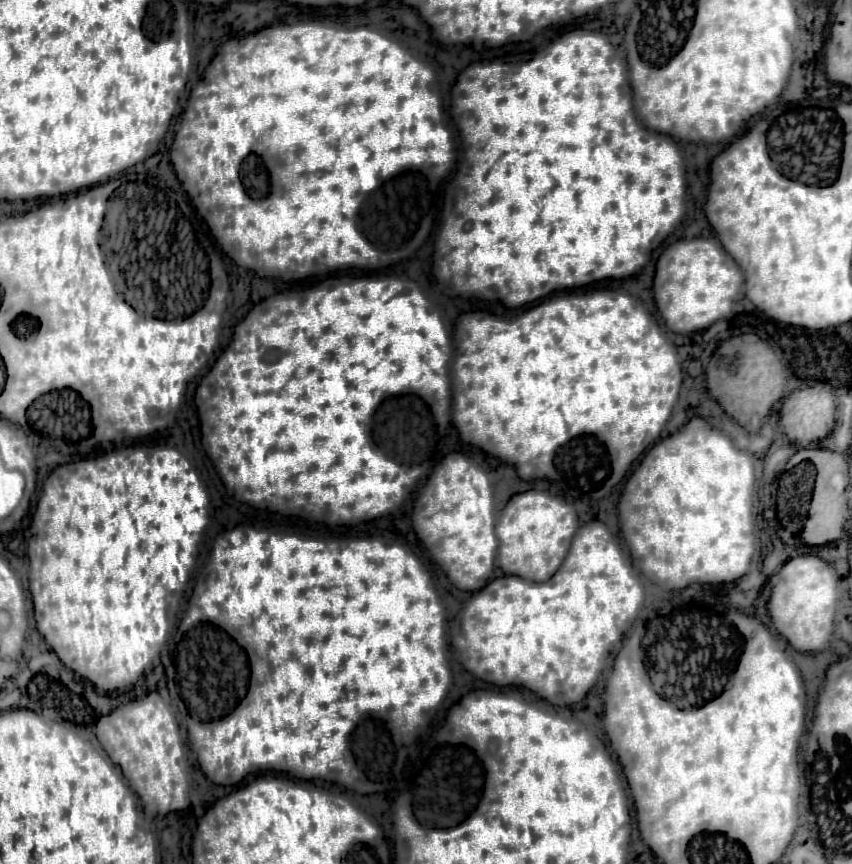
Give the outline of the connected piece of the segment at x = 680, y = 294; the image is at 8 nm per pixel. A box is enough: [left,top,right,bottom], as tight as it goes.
[654,237,744,333]

